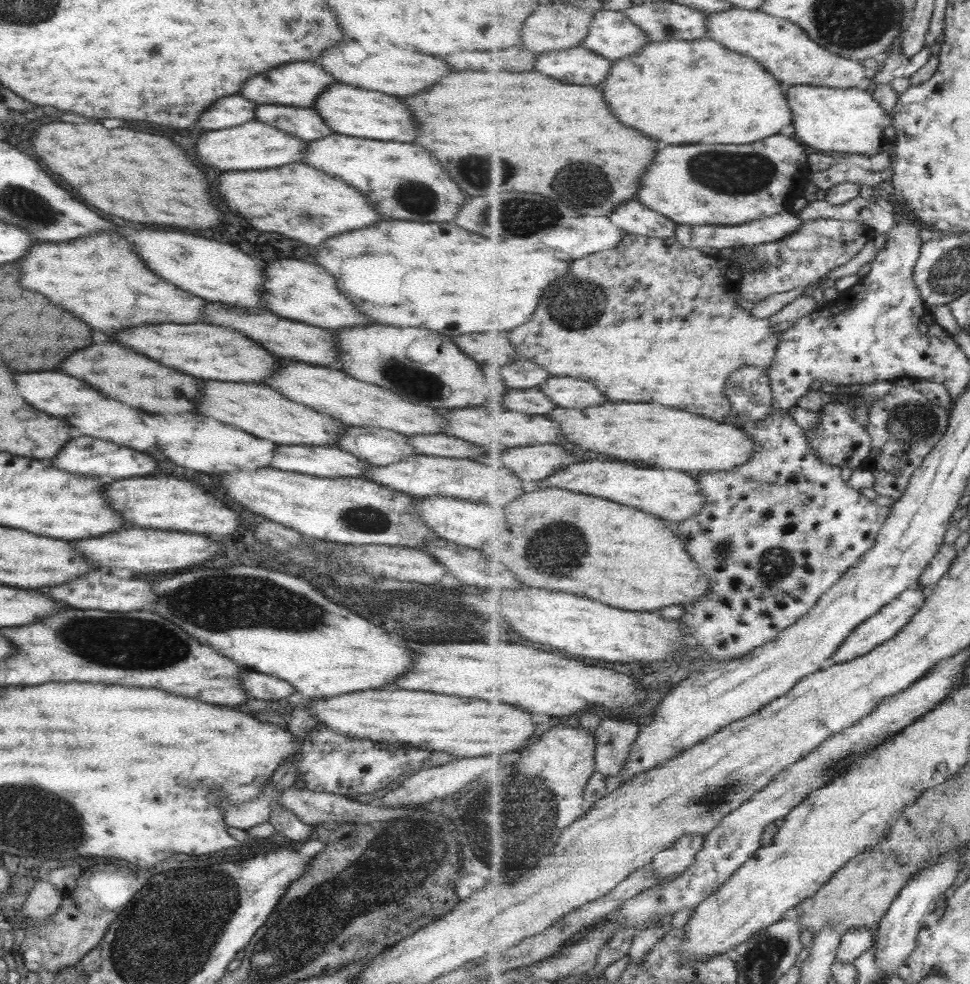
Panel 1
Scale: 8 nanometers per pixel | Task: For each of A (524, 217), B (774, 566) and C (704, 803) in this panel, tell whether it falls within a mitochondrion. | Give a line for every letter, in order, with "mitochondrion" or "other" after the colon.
A: mitochondrion
B: mitochondrion
C: mitochondrion

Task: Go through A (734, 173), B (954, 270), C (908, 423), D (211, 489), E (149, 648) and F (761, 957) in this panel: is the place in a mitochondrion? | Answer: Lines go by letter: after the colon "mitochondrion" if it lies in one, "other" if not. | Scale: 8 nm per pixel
A: mitochondrion
B: mitochondrion
C: mitochondrion
D: other
E: mitochondrion
F: mitochondrion

